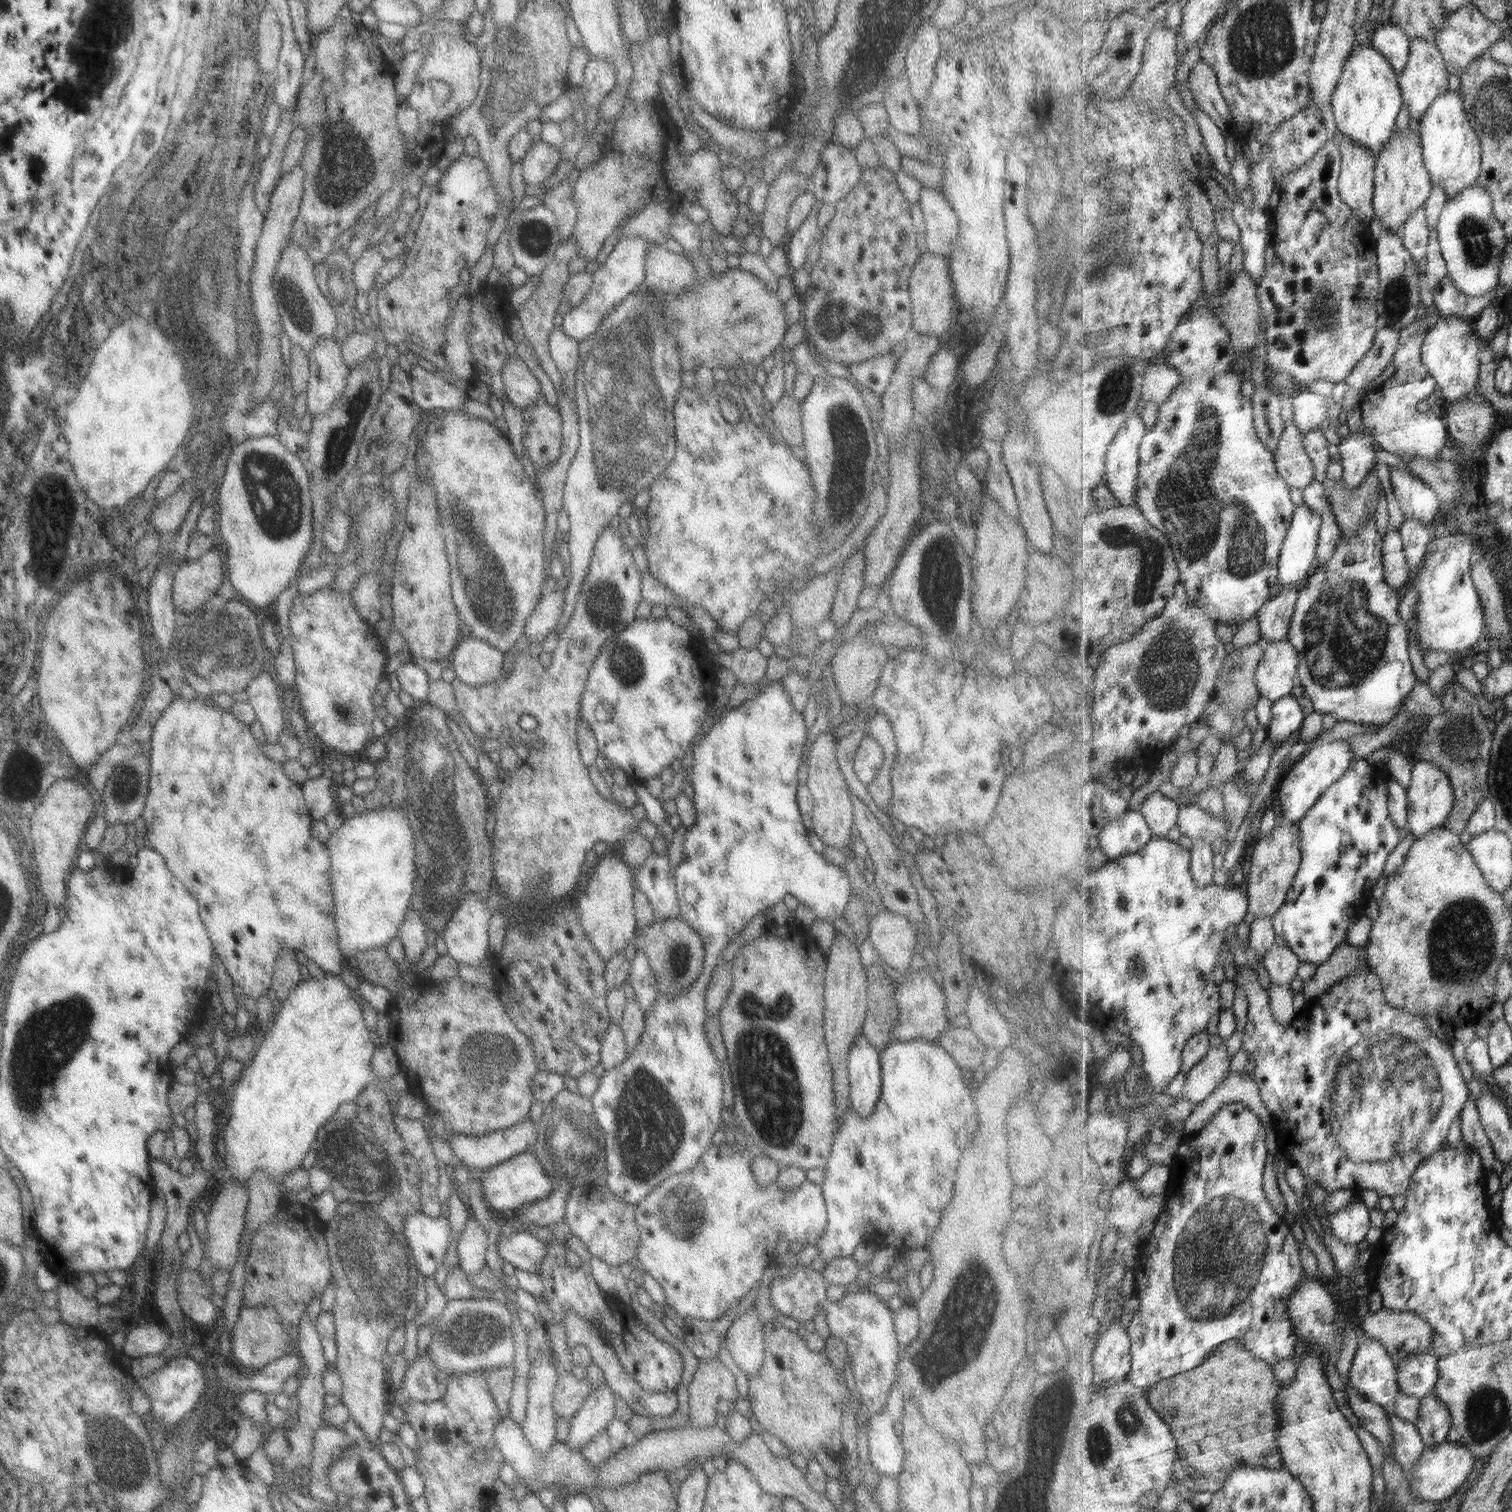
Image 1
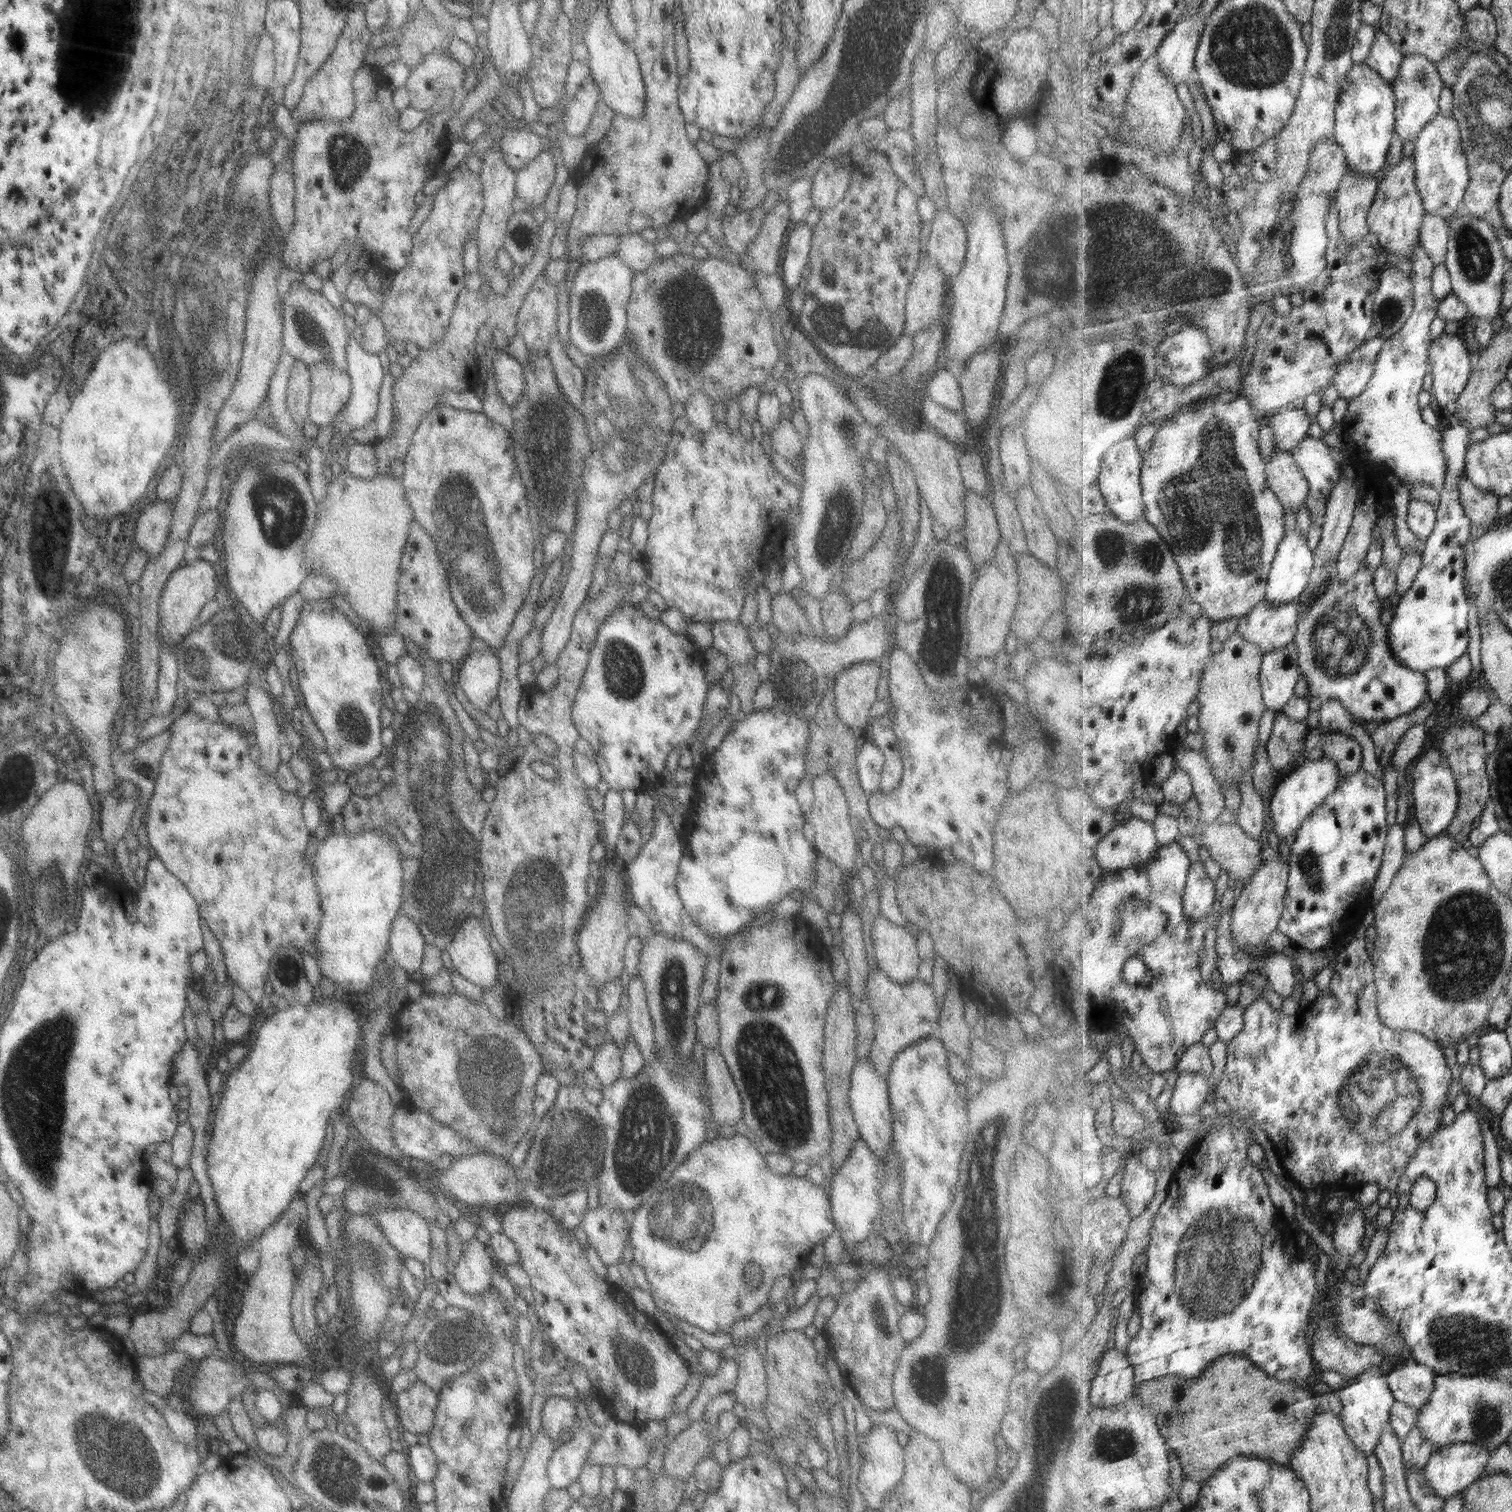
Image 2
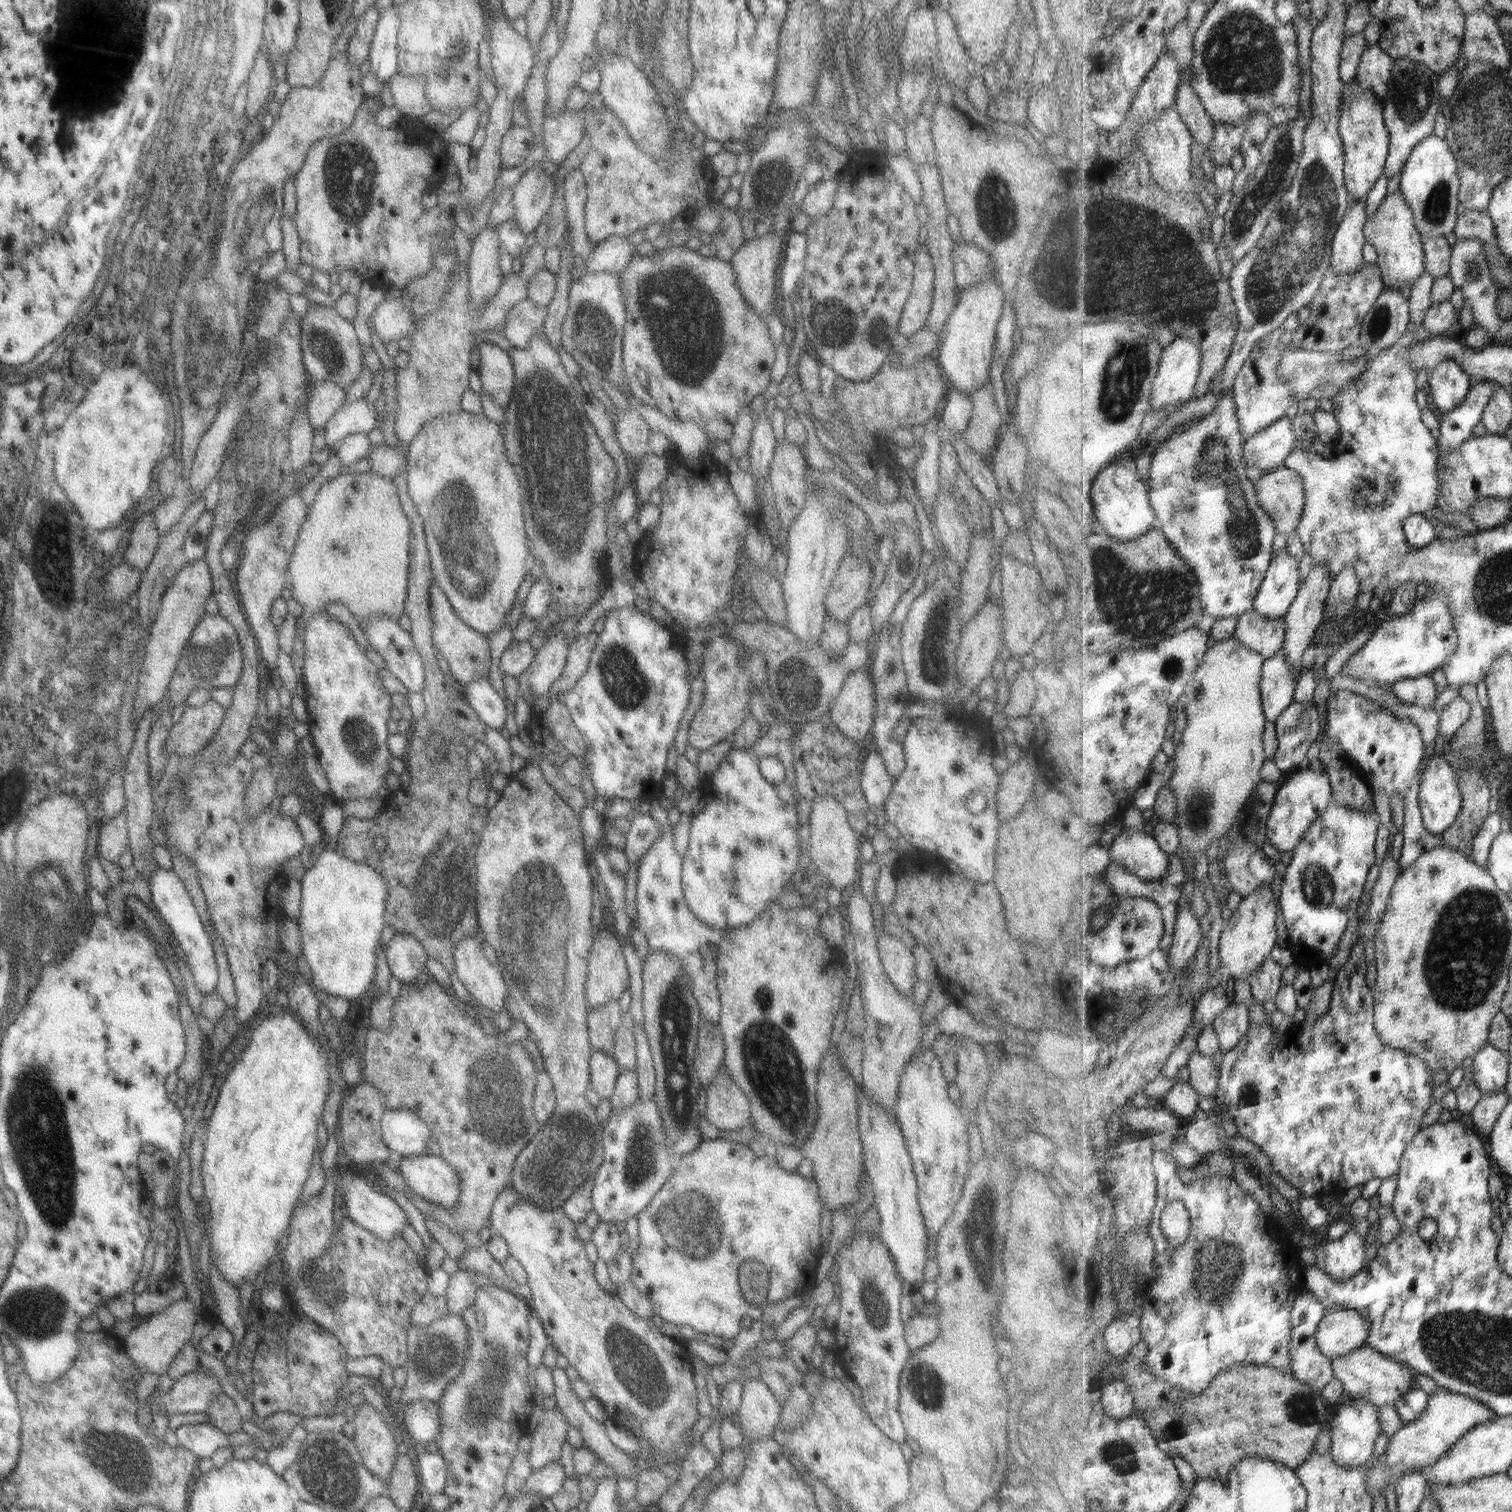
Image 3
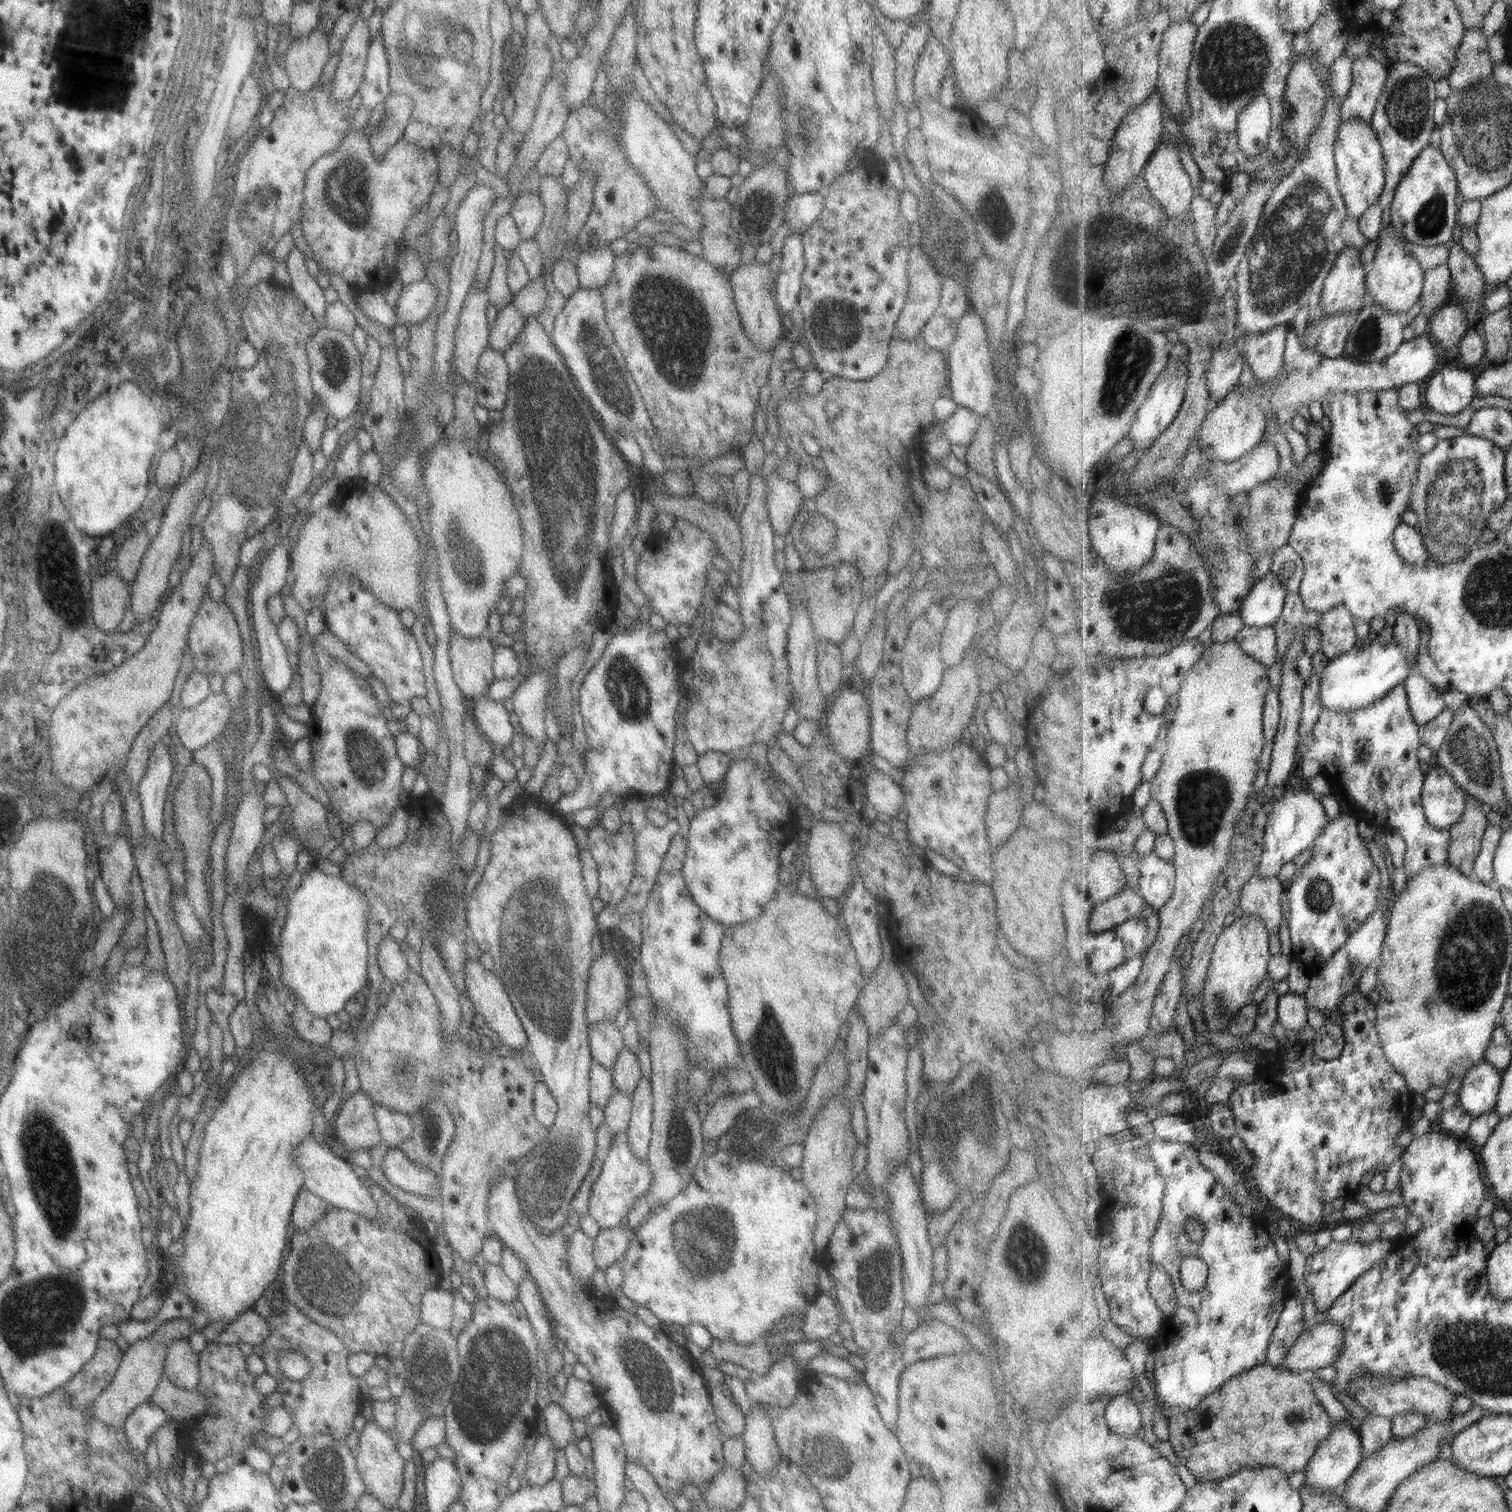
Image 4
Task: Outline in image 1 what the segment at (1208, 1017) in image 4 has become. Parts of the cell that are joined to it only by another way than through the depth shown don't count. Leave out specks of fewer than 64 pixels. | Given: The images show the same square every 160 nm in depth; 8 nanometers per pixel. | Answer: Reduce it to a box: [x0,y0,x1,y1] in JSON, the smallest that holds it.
[1243,820,1302,919]

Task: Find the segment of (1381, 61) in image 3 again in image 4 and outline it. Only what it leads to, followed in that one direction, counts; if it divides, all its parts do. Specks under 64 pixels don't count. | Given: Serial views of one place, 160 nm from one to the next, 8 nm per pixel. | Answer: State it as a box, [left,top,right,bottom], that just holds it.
[1341,52,1389,125]

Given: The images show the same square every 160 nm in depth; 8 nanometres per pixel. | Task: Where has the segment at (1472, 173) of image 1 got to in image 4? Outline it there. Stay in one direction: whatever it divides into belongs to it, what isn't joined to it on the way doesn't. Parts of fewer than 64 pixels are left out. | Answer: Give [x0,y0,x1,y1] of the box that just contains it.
[1390,146,1460,246]

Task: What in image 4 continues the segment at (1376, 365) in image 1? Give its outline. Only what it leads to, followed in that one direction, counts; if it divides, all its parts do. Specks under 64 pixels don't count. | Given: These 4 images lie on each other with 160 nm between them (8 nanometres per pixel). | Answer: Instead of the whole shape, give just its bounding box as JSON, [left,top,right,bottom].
[1244,325,1290,384]

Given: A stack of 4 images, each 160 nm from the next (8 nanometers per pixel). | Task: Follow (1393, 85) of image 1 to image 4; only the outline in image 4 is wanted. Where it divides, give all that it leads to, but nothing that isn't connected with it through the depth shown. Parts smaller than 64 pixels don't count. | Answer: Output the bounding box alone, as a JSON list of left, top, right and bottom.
[1335,121,1386,219]

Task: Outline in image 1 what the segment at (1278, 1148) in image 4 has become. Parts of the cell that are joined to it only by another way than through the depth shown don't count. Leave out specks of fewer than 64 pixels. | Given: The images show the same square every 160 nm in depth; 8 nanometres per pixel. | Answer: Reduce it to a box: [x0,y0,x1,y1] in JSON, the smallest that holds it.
[1235,962,1471,1197]

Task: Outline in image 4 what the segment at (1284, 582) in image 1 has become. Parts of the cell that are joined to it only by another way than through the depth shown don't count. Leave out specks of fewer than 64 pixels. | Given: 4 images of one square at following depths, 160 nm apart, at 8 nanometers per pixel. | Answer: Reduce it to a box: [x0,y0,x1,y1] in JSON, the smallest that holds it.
[1239,572,1287,627]

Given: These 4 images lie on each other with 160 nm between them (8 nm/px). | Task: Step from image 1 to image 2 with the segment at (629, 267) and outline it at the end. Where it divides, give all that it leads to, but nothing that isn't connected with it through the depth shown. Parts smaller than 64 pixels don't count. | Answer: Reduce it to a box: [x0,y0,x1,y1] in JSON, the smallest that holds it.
[568,255,633,358]

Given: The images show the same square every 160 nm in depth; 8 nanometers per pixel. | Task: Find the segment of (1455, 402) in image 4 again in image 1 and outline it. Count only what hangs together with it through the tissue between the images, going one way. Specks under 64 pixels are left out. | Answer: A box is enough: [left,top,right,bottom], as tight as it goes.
[1422,316,1484,403]

